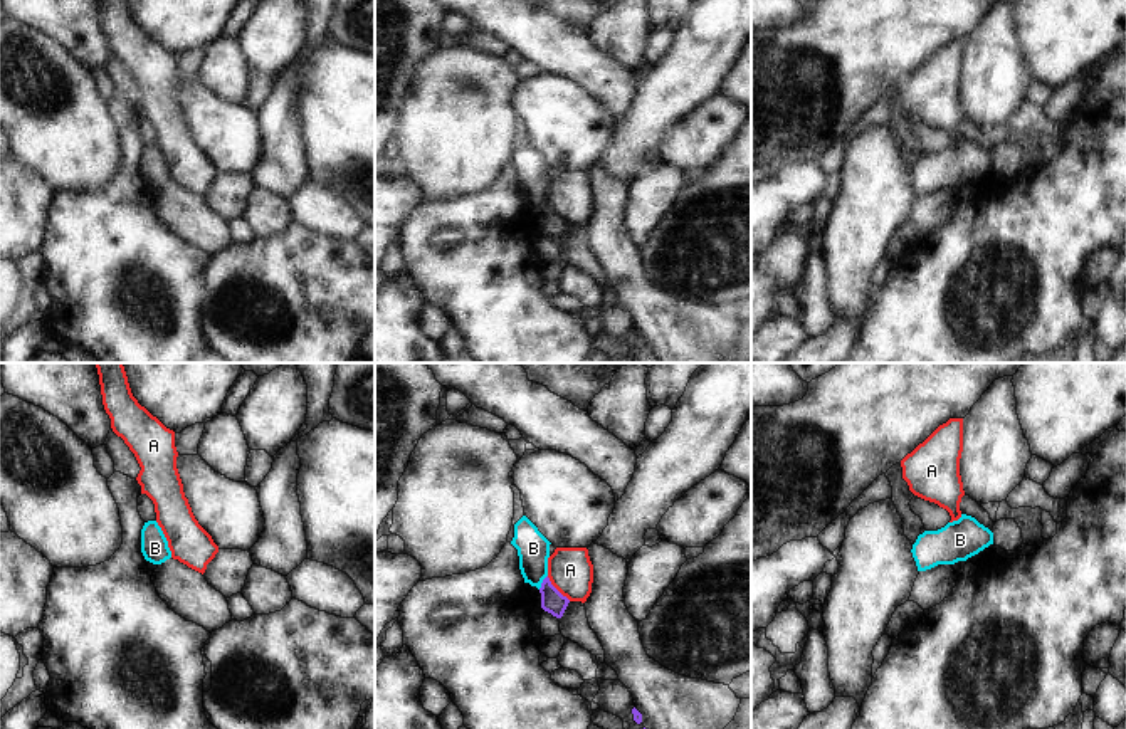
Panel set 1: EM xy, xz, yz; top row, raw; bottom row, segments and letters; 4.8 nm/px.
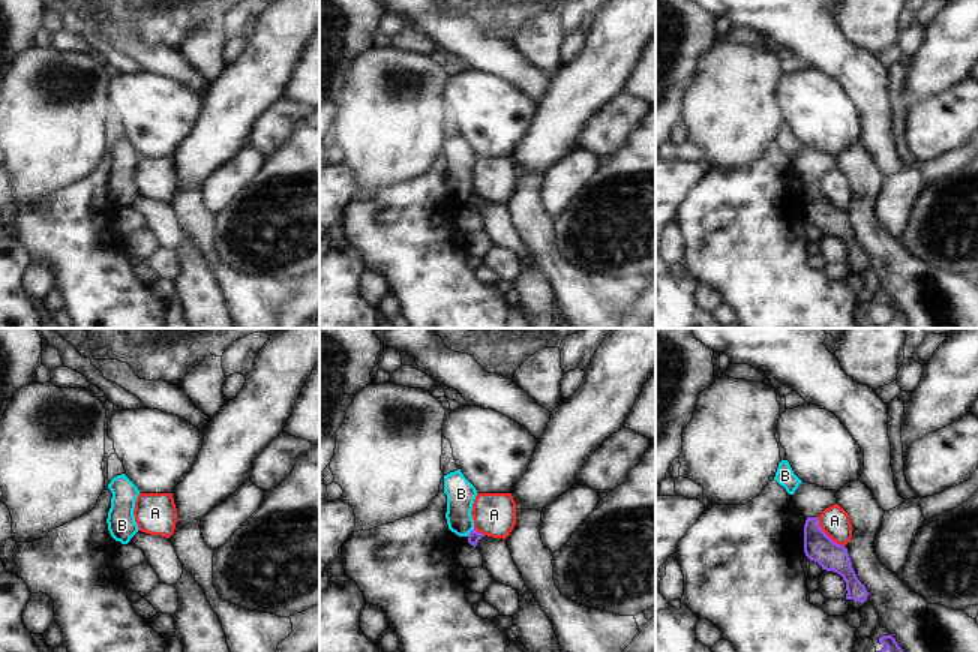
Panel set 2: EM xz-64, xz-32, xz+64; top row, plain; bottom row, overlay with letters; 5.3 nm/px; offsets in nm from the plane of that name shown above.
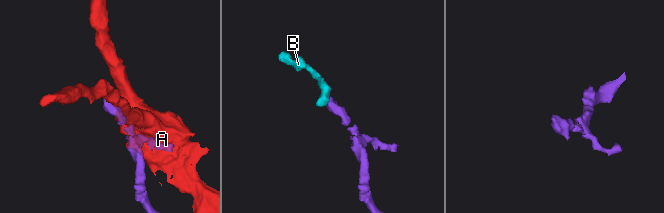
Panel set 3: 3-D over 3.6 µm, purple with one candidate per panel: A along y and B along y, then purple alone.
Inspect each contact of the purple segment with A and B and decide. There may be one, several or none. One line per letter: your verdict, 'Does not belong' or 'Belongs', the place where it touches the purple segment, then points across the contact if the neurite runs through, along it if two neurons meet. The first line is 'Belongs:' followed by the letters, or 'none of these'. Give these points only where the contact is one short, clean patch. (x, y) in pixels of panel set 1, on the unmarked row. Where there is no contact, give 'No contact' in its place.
Belongs: none of these
A: Does not belong. Touches purple at xz (557, 214)
B: Does not belong. Touches purple at xz (543, 205). Boundary: xz (547, 199), (538, 212).

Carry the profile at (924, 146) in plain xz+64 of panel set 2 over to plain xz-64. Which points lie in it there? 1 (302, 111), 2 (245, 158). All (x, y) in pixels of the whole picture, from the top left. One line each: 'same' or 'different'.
1: same
2: different

